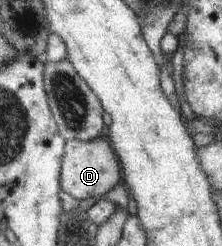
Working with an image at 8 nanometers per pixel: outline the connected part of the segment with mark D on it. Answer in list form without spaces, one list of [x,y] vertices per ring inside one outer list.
[[[105,136],[87,142],[72,140],[65,143],[60,185],[68,195],[72,195],[74,199],[100,200],[120,182],[122,182],[121,165]]]

